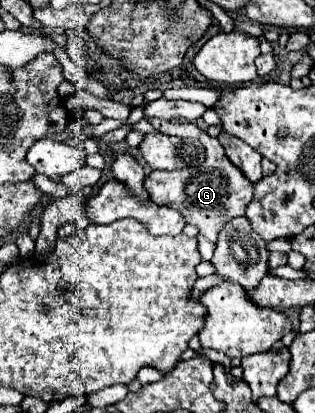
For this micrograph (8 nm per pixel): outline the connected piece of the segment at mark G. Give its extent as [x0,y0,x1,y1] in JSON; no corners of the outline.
[145,120,255,242]

